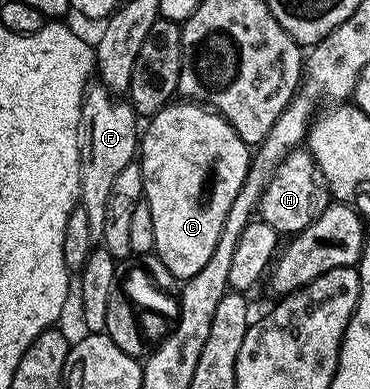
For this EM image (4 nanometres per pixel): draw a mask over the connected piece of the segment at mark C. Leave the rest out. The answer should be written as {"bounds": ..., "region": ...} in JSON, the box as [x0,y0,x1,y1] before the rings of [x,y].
{"bounds":[137,99,253,279],"region":[[[186,99],[178,103],[166,105],[146,122],[137,163],[143,176],[143,201],[153,217],[153,253],[175,277],[186,279],[209,263],[253,153],[214,109]]]}

